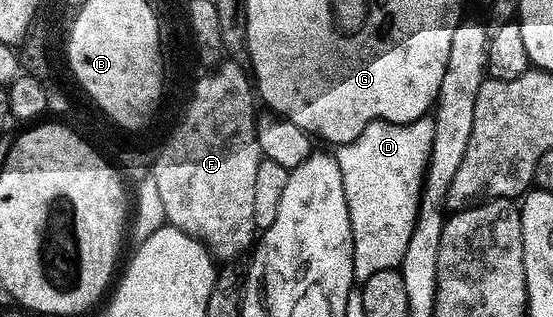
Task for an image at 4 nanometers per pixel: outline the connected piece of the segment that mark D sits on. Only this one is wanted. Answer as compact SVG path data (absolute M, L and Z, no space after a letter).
M428 116L413 122L372 122L354 141L343 143L335 151L350 212L354 240L354 279L357 283L362 284L374 276L374 272L397 269L404 258L406 244L410 244L410 232L420 210L422 191L425 189L424 173L430 170L428 161L434 144L434 126L435 121Z

